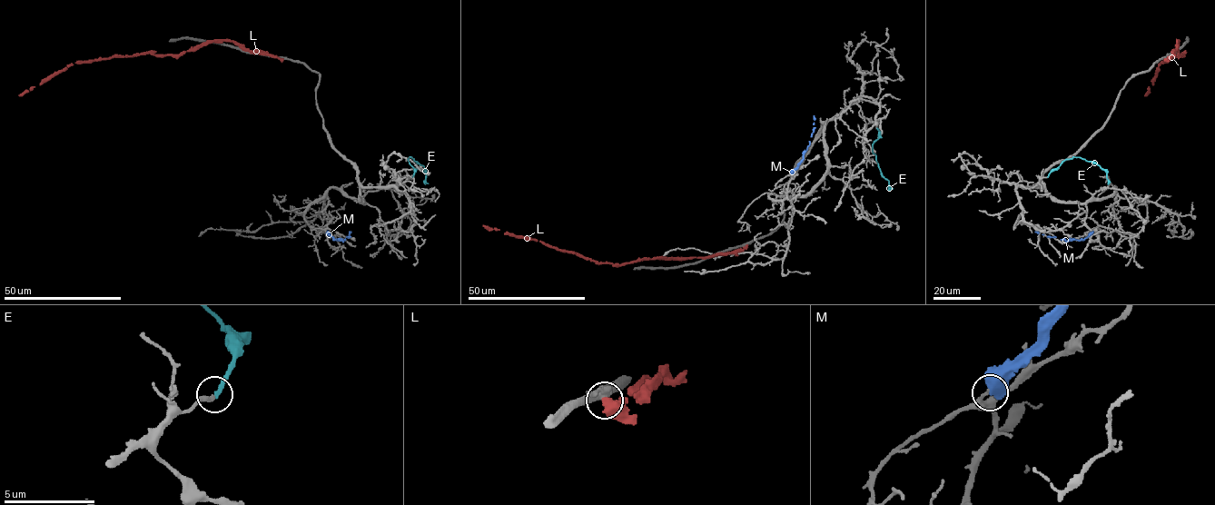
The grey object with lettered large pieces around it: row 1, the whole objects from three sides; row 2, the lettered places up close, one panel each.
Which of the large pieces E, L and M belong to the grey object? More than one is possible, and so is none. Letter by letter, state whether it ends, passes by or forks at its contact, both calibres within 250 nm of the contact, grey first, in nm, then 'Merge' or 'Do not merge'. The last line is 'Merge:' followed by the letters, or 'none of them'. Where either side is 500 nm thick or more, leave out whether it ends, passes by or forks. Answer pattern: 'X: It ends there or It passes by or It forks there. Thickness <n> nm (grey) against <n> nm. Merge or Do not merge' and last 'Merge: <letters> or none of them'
E: It ends there. Thickness 240 nm (grey) against 240 nm. Do not merge
L: Thickness 550 nm (grey) against 600 nm. Do not merge
M: Thickness 150 nm (grey) against 700 nm. Do not merge
Merge: none of them

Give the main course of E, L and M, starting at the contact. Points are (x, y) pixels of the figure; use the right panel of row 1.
E: (1047, 176), (1065, 160), (1079, 157), (1093, 161), (1104, 170), (1108, 183)
L: (1164, 58), (1175, 51), (1178, 41), (1179, 54), (1184, 54), (1160, 63), (1153, 84), (1144, 94)
M: (1092, 232), (1083, 239), (1067, 241), (1035, 232)

